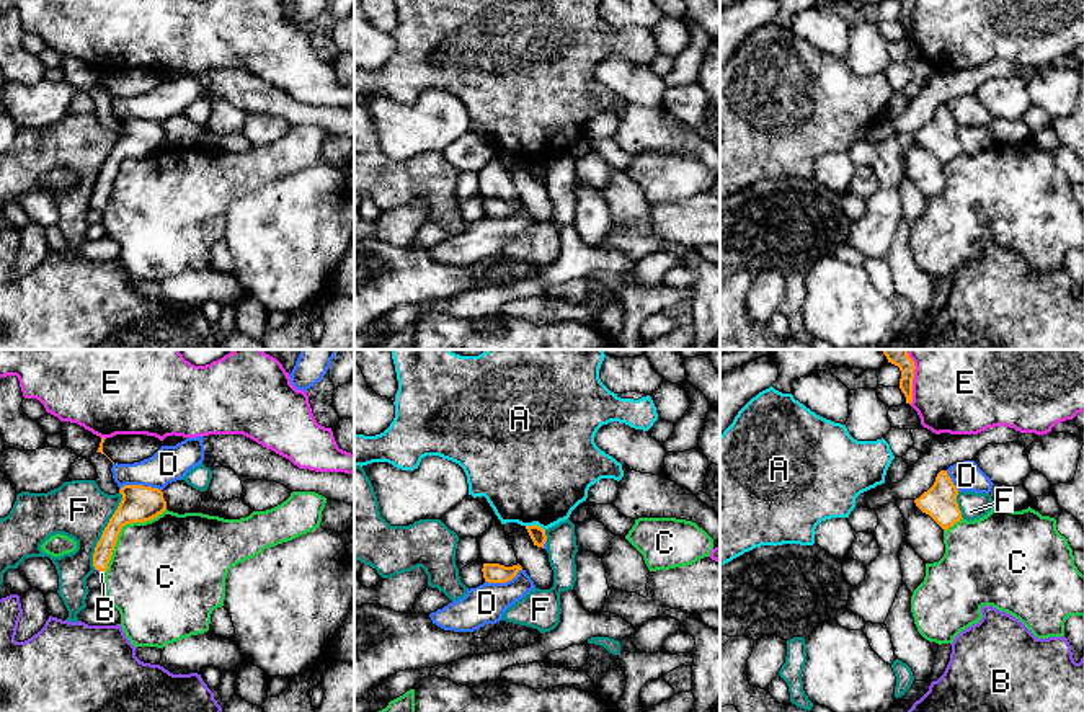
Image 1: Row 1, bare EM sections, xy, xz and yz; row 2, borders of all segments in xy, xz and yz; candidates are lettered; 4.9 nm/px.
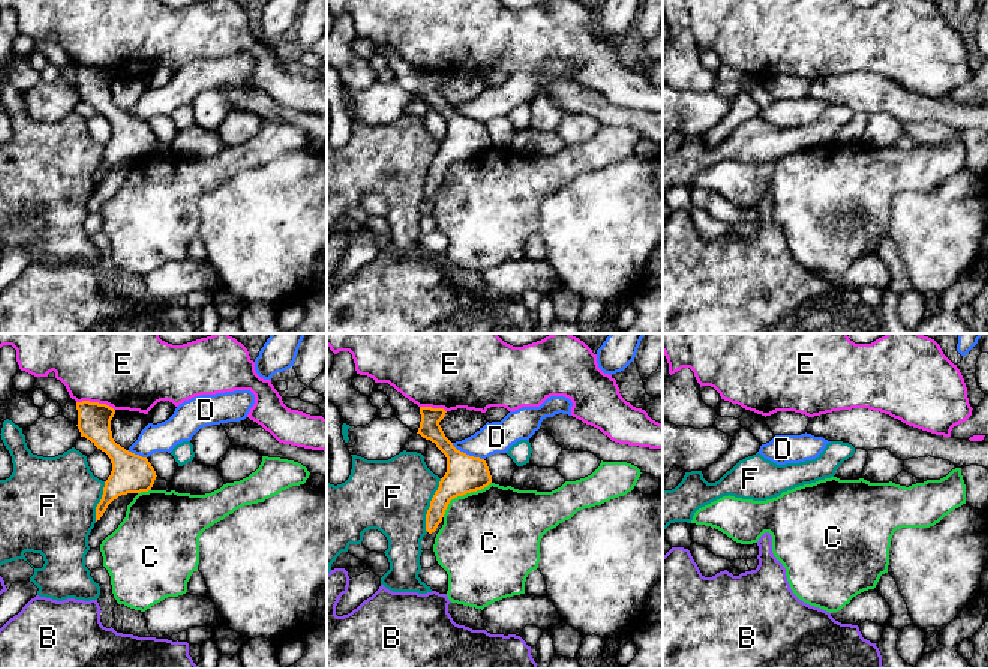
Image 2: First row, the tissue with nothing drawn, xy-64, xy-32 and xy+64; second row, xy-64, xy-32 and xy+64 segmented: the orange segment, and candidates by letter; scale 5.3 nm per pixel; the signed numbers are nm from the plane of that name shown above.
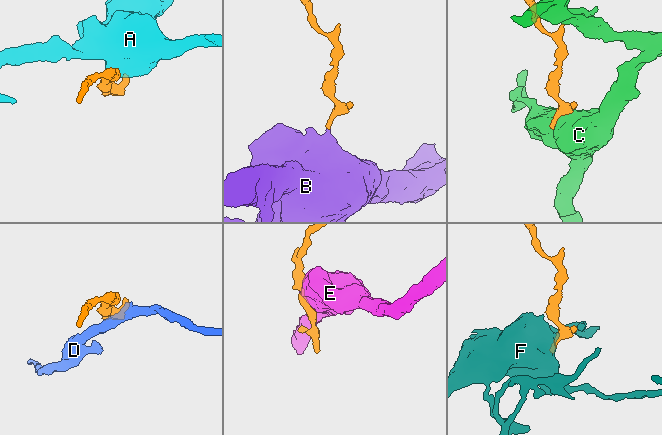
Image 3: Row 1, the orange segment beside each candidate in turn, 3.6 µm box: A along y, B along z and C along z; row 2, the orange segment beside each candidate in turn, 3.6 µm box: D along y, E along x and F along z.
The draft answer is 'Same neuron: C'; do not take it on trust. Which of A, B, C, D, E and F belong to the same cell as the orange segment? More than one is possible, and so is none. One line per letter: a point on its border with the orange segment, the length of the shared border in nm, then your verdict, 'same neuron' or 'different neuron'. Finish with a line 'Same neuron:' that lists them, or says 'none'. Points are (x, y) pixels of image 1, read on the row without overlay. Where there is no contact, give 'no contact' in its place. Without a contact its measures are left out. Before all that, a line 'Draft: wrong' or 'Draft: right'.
Draft: wrong
A: contact xz (536, 159); length 100 nm; different neuron
B: contact xy (100, 204); length 40 nm; same neuron
C: contact xy (121, 162); length 440 nm; different neuron
D: contact xy (139, 120); length 200 nm; different neuron
E: contact yz (911, 20); length 190 nm; different neuron
F: contact xy (103, 165); length 400 nm; different neuron
Same neuron: B

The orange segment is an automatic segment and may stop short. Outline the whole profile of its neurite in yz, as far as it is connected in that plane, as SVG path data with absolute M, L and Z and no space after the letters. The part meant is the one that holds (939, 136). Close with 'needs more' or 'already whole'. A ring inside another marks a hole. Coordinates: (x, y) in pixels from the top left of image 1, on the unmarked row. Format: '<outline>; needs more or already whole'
M940 105L934 119L914 134L916 140L929 149L944 165L952 162L962 152L957 137L958 124L948 111L947 105Z; already whole

